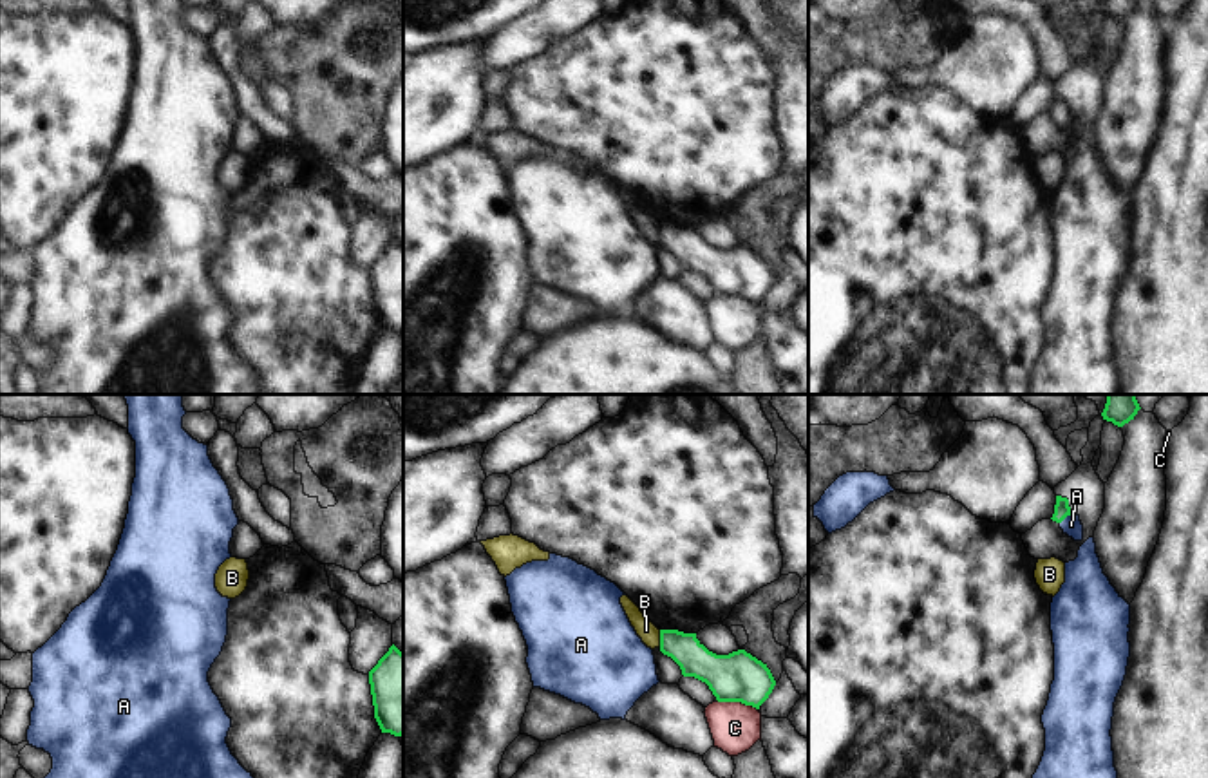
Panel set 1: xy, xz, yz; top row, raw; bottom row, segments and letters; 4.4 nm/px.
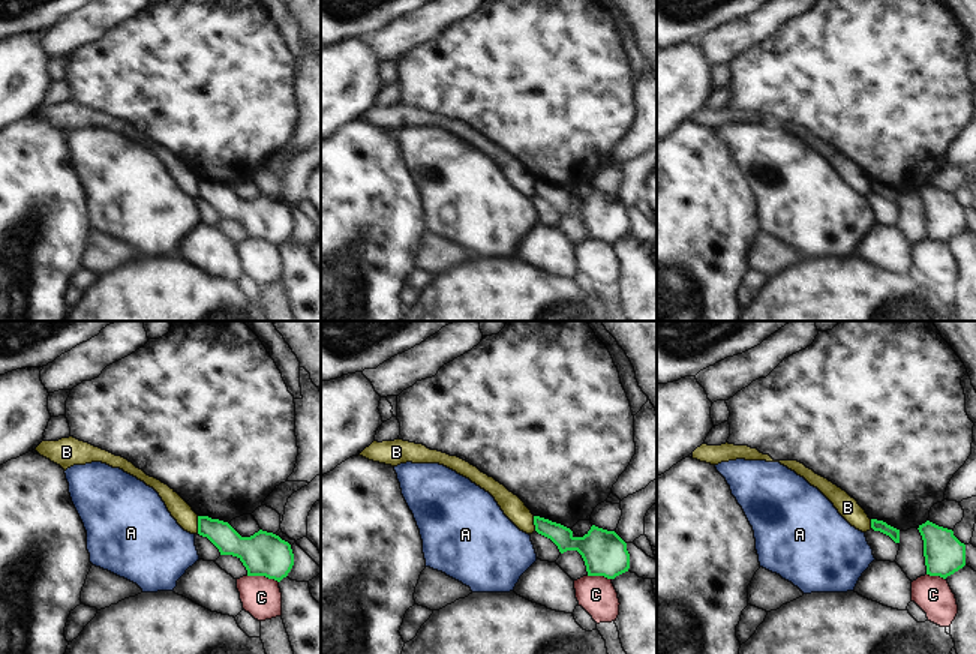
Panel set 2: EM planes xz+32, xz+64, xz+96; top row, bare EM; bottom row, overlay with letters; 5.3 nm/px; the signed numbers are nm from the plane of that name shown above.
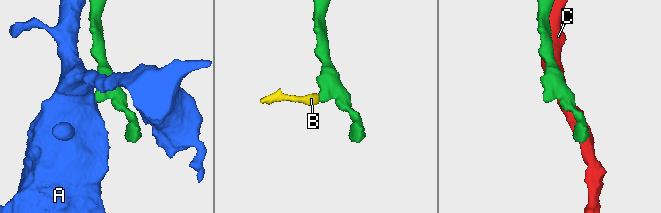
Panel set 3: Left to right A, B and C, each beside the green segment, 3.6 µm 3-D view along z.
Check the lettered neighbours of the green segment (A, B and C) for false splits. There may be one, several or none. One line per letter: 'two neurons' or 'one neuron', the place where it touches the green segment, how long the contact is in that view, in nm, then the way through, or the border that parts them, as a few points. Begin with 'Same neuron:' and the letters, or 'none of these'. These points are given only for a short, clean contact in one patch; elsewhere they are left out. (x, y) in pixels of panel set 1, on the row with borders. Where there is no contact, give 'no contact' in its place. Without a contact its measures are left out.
Same neuron: none of these
A: two neurons; contact yz (1066, 516); length 80 nm
B: two neurons; contact xz (660, 637); length 70 nm; border xz (659, 630), (660, 645)
C: two neurons; contact xz (736, 701); length 190 nm

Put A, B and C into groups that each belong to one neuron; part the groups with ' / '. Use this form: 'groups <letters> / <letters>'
groups A / B / C

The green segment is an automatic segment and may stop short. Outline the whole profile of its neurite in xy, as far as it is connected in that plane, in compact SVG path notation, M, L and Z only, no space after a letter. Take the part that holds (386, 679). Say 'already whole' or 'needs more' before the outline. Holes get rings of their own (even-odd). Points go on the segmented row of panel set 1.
already whole; M392 644L369 671L374 718L382 733L403 735L403 653Z

